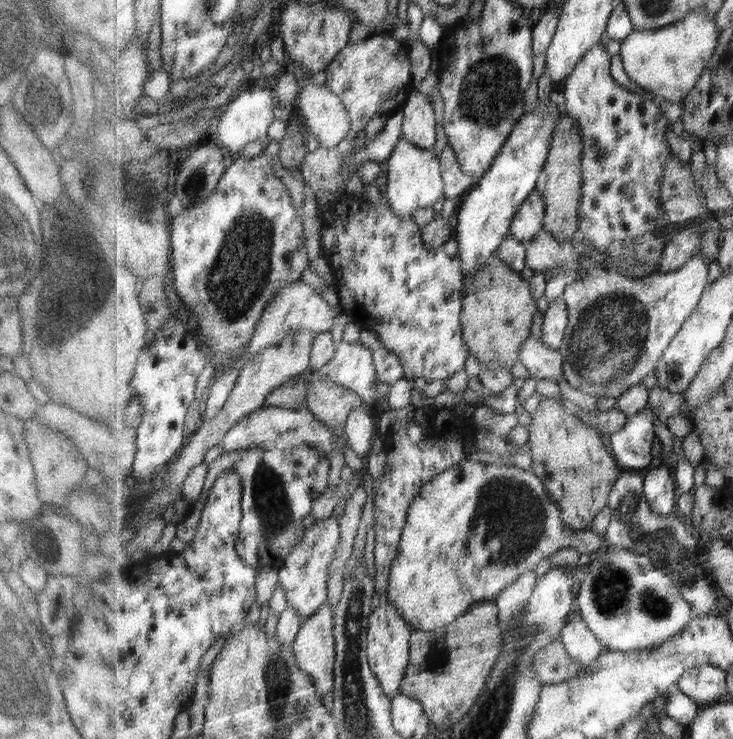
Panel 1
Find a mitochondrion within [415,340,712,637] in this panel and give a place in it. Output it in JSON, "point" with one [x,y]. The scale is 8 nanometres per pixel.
{"point":[509,520]}

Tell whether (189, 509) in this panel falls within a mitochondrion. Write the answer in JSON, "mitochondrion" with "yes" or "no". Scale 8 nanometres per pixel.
{"mitochondrion":"no"}

